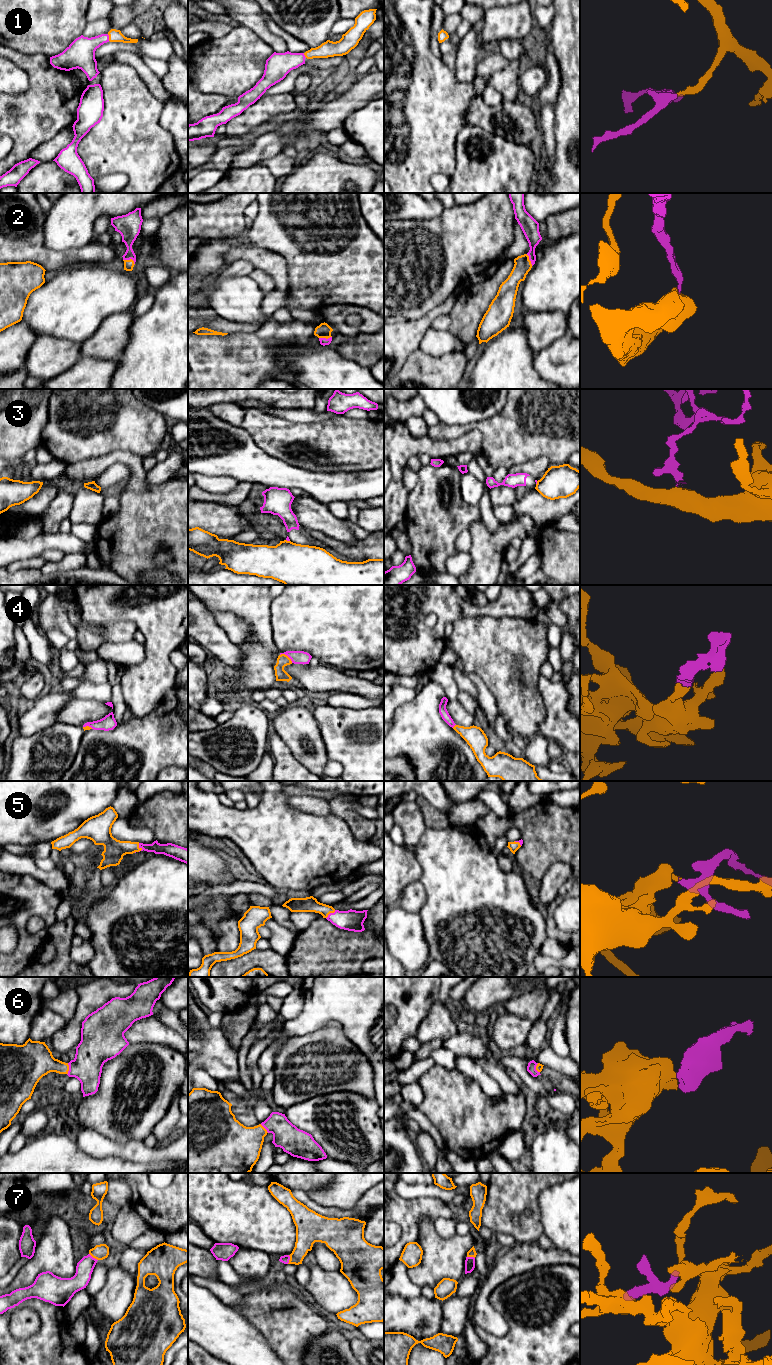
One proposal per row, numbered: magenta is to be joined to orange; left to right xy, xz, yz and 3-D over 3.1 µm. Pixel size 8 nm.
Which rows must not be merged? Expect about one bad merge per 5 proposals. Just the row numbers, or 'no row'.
3

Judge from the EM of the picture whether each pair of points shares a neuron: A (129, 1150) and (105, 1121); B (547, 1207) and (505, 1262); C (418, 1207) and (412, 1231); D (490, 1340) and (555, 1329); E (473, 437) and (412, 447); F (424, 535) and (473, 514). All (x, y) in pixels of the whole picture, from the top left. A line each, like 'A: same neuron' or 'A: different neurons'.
A: different neurons
B: different neurons
C: same neuron
D: same neuron
E: same neuron
F: same neuron

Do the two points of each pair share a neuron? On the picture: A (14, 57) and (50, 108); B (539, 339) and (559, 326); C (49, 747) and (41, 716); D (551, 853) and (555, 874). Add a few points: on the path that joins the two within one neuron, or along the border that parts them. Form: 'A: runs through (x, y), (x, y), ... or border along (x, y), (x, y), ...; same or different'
A: runs through (28, 66), (44, 82), (46, 94); same
B: runs through (544, 334), (554, 326); same
C: border along (55, 721), (34, 734), (21, 735); different
D: border along (569, 864), (554, 862), (540, 880); different

